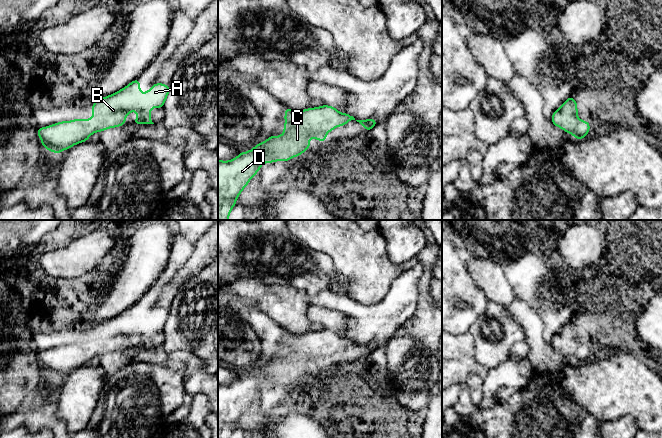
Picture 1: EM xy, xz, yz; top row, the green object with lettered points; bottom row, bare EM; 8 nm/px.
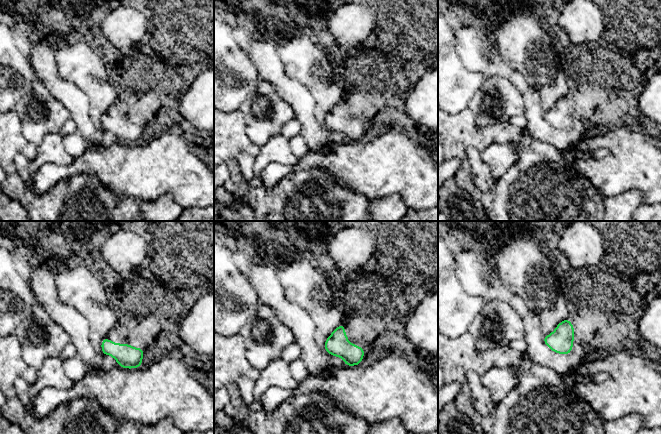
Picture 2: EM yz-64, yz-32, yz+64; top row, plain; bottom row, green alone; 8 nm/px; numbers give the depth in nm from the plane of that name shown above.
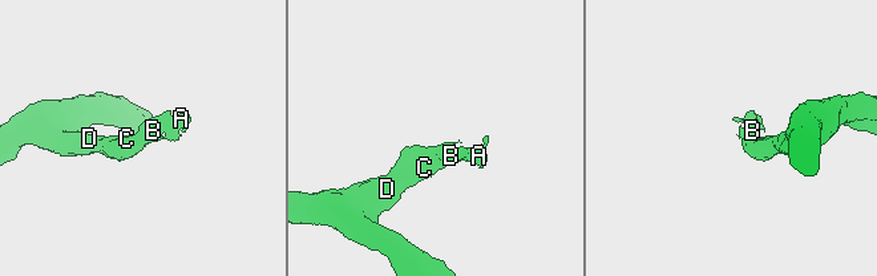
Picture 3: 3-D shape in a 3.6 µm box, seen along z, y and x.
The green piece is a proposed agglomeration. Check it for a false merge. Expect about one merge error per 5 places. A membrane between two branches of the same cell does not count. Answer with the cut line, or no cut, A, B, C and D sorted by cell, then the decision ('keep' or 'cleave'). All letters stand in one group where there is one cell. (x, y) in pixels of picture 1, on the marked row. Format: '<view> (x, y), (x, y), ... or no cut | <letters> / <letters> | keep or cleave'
no cut | A B C D | keep

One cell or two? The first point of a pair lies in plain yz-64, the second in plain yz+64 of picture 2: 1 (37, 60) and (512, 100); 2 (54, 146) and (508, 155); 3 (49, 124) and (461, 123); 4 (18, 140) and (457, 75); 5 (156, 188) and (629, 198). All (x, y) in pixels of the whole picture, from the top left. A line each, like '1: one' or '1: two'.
1: two
2: one
3: two
4: two
5: two

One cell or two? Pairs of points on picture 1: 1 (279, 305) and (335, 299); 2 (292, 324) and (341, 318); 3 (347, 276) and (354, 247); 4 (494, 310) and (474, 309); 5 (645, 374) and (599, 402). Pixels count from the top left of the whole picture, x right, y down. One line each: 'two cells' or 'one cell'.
1: two cells
2: two cells
3: one cell
4: two cells
5: one cell

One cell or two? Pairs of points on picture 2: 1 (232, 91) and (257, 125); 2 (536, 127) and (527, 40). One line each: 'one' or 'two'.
1: two
2: two

